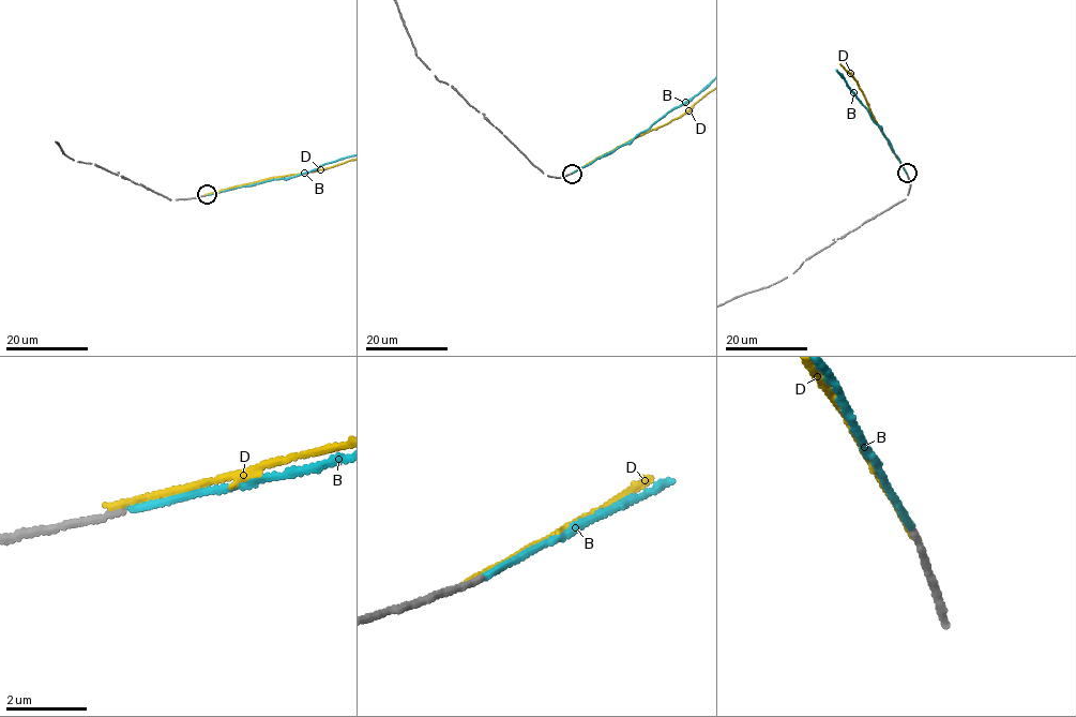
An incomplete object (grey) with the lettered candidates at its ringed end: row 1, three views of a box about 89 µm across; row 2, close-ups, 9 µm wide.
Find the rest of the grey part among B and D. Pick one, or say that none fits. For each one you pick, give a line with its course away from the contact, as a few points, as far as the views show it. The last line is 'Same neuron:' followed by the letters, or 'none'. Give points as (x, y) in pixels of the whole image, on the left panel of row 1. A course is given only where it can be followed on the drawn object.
Same neuron: B

